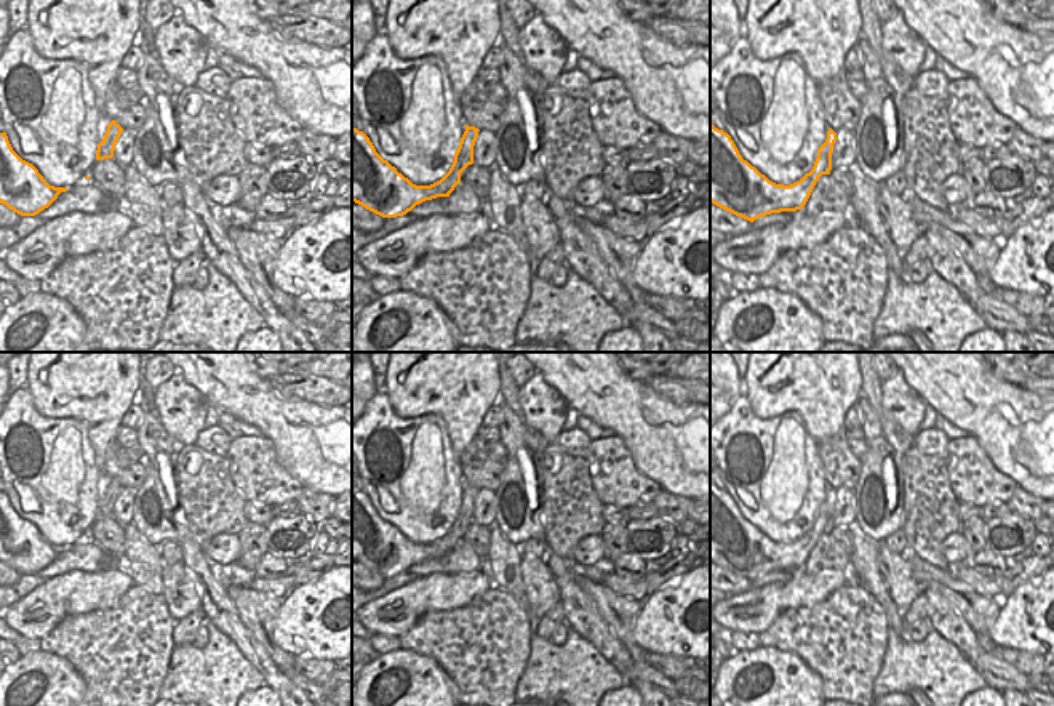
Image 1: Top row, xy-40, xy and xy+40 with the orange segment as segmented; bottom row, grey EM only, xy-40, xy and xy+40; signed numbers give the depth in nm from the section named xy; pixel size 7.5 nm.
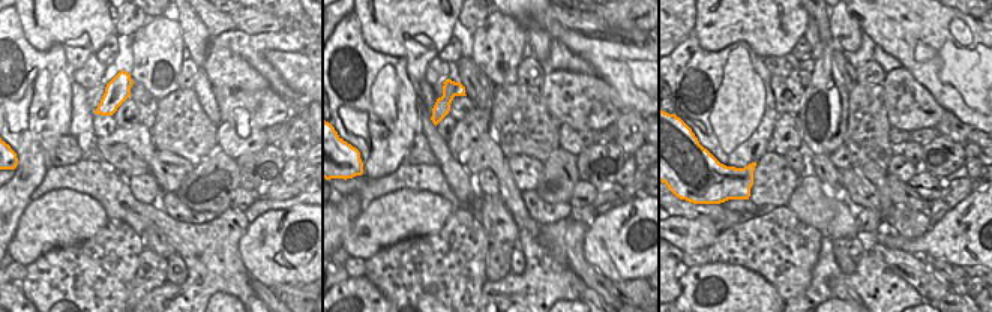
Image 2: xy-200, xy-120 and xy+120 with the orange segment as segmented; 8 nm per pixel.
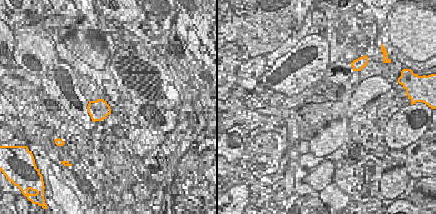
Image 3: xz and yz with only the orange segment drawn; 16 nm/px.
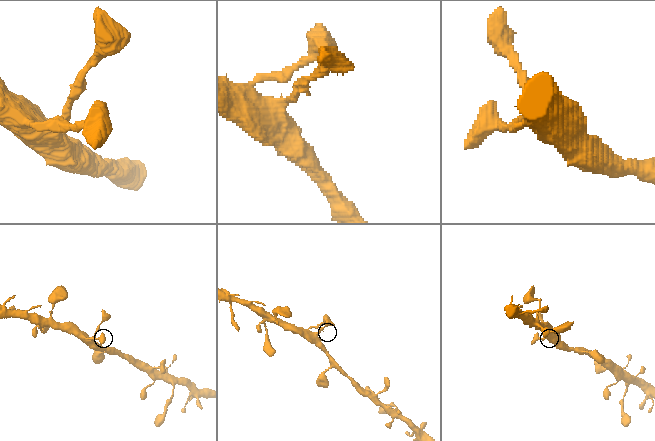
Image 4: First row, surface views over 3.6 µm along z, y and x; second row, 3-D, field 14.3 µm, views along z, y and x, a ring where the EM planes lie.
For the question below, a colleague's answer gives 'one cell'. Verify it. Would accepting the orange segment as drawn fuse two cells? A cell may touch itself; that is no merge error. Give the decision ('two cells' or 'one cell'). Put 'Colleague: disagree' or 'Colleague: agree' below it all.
one cell
Colleague: agree

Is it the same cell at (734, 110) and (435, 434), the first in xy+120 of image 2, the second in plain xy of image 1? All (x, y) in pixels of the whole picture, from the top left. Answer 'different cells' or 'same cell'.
same cell

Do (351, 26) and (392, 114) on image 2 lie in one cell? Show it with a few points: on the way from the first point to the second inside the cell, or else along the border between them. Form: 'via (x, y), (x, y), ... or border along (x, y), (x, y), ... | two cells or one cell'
via (356, 48), (368, 66), (369, 92) | one cell

